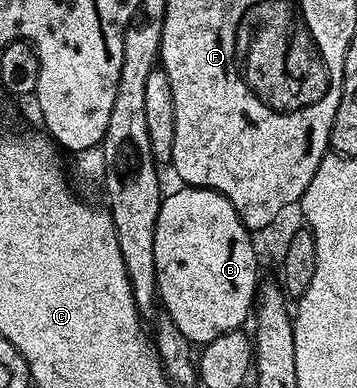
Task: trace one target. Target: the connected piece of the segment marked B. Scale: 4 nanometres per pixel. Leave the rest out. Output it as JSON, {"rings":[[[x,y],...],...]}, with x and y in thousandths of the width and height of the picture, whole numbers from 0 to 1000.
{"rings":[[[501,479],[493,495],[471,492],[451,521],[451,541],[440,552],[440,582],[429,603],[429,665],[440,686],[440,737],[445,740],[443,771],[451,789],[473,804],[476,817],[493,840],[507,851],[507,861],[518,866],[538,889],[566,892],[597,881],[597,871],[619,871],[619,861],[633,856],[655,856],[683,843],[681,832],[695,832],[697,817],[709,804],[714,778],[714,747],[731,719],[725,704],[725,670],[714,662],[714,629],[706,601],[675,572],[675,562],[664,552],[664,541],[653,541],[653,531],[641,521],[641,510],[630,510],[619,497],[599,495],[583,485],[538,485],[532,479]]]}

